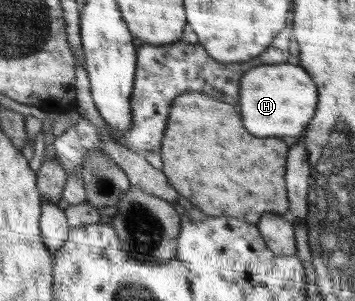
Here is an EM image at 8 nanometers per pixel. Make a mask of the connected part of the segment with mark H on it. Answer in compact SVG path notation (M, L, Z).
M286 63L270 64L270 66L258 66L256 70L250 70L244 74L244 86L240 86L240 108L244 126L248 126L250 134L256 136L298 136L304 132L306 124L312 120L315 114L318 100L317 86L311 76L300 65Z

